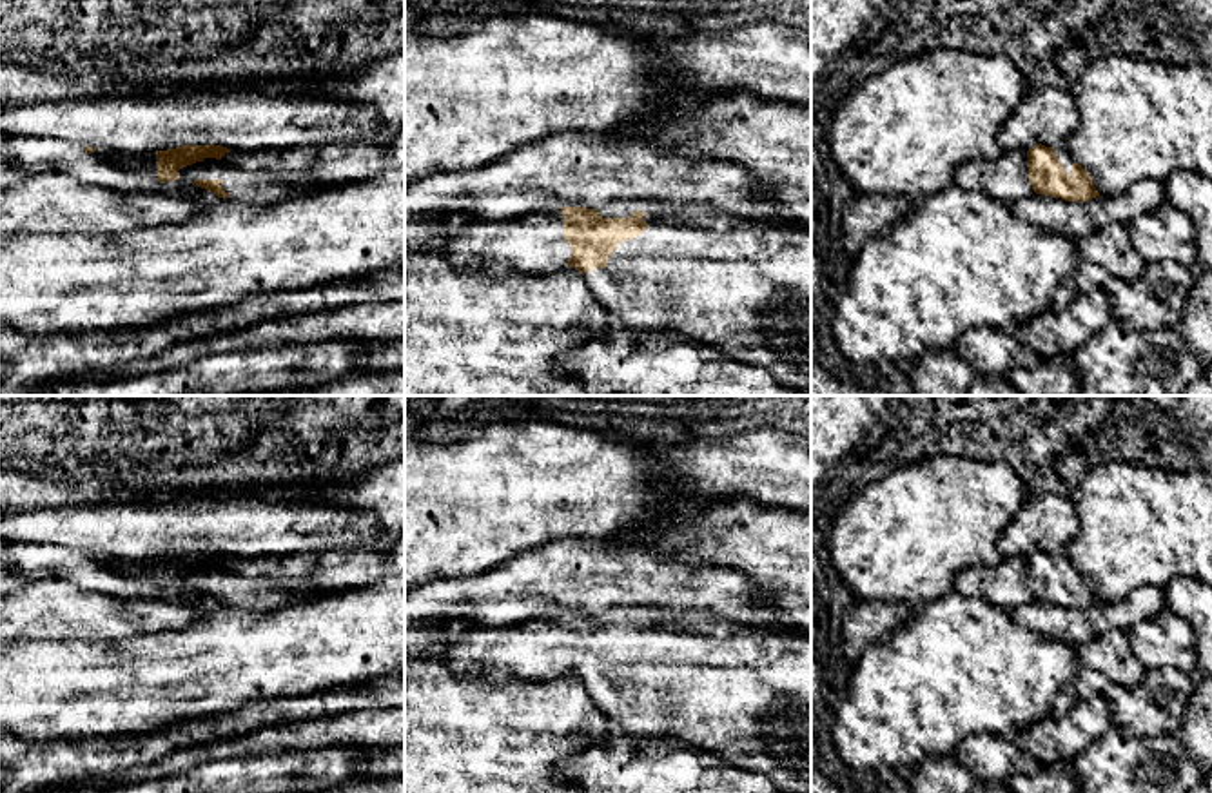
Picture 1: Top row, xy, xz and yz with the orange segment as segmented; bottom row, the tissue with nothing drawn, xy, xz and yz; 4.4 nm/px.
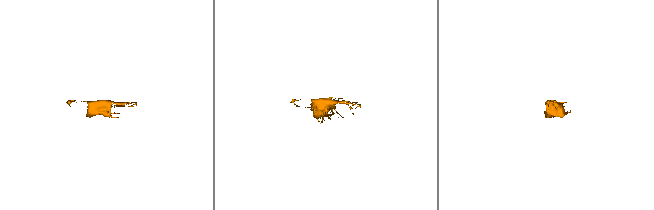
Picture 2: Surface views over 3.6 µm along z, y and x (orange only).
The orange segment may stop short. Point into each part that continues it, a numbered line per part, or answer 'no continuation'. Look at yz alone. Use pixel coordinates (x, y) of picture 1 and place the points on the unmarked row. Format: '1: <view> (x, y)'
1: yz (1062, 559)

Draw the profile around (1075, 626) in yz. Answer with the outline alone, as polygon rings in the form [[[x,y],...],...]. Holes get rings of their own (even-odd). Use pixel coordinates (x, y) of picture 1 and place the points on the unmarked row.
[[[1145,584],[1121,601],[1100,601],[1090,608],[1065,608],[1032,599],[1012,610],[1011,617],[1021,628],[1076,648],[1110,630],[1129,631],[1134,624],[1152,619],[1163,610],[1163,588]]]

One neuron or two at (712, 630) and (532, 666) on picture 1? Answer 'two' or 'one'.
one

